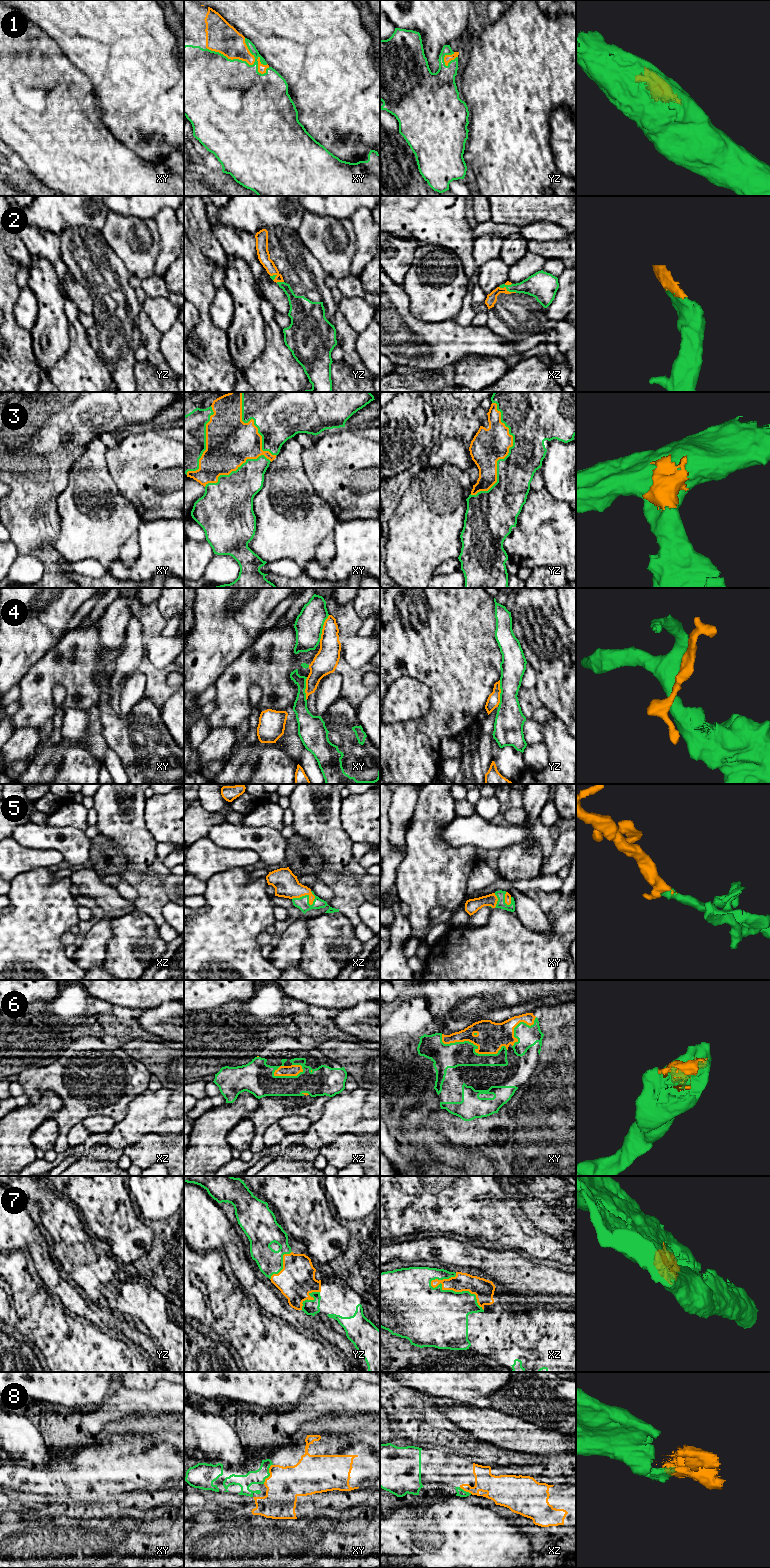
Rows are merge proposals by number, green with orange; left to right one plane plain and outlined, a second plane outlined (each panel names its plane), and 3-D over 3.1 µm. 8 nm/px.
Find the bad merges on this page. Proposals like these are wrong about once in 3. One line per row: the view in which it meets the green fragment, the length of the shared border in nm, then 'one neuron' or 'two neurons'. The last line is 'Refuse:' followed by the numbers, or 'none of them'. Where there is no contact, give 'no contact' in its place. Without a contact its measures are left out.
1: meets green in xy; contact 550 nm long; one neuron
2: meets green in xz; contact 150 nm long; one neuron
3: meets green in yz; contact 800 nm long; one neuron
4: meets green in xy; contact 240 nm long; two neurons
5: meets green in xz; contact 190 nm long; one neuron
6: meets green in xy; contact 550 nm long; one neuron
7: meets green in xz; contact 500 nm long; one neuron
8: meets green in xy; contact 180 nm long; one neuron
Refuse: 4

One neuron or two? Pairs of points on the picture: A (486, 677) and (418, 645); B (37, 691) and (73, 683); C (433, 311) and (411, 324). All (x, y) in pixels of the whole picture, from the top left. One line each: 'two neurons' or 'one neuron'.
A: one neuron
B: one neuron
C: two neurons

